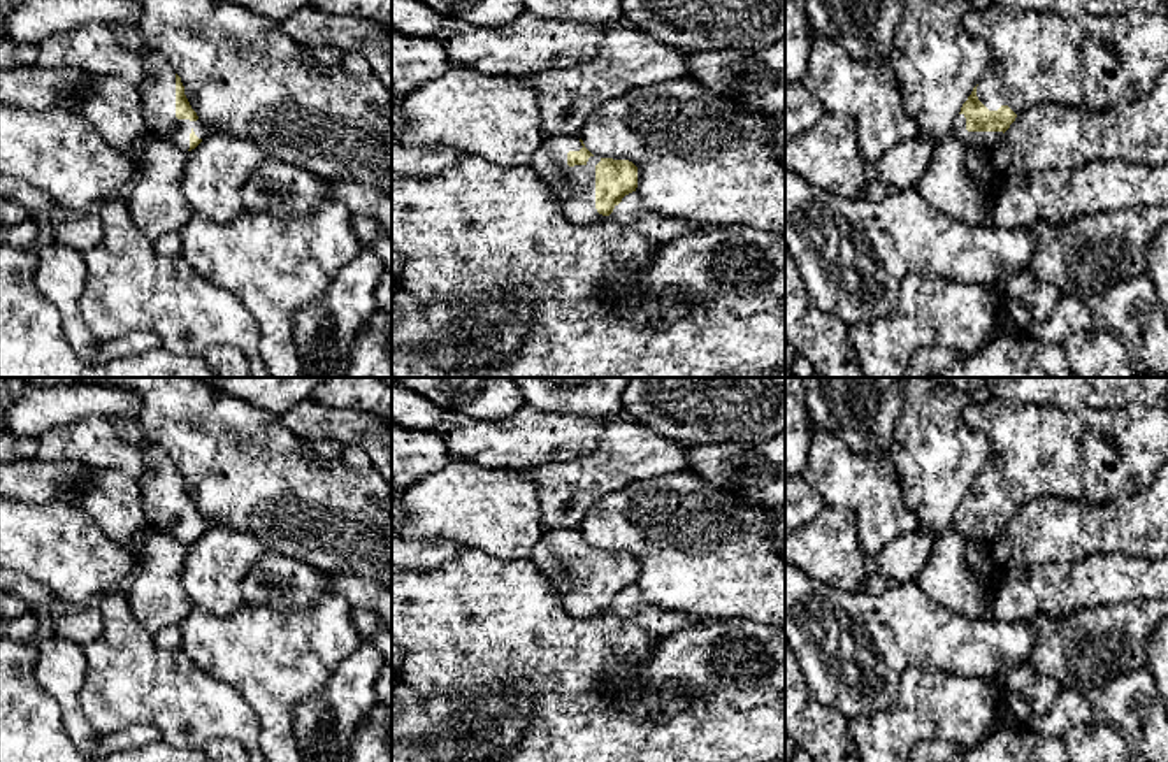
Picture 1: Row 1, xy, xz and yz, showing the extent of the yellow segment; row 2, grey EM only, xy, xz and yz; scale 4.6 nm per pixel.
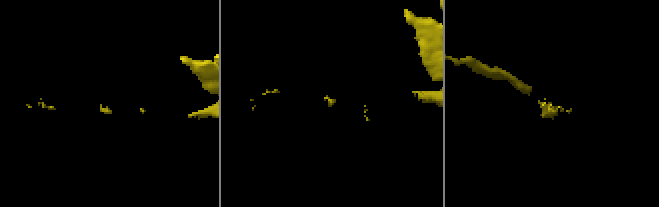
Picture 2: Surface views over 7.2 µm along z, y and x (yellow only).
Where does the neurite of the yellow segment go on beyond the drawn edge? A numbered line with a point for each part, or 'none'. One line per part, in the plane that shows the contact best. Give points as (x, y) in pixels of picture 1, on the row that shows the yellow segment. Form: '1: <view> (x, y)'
1: xy (157, 92)

